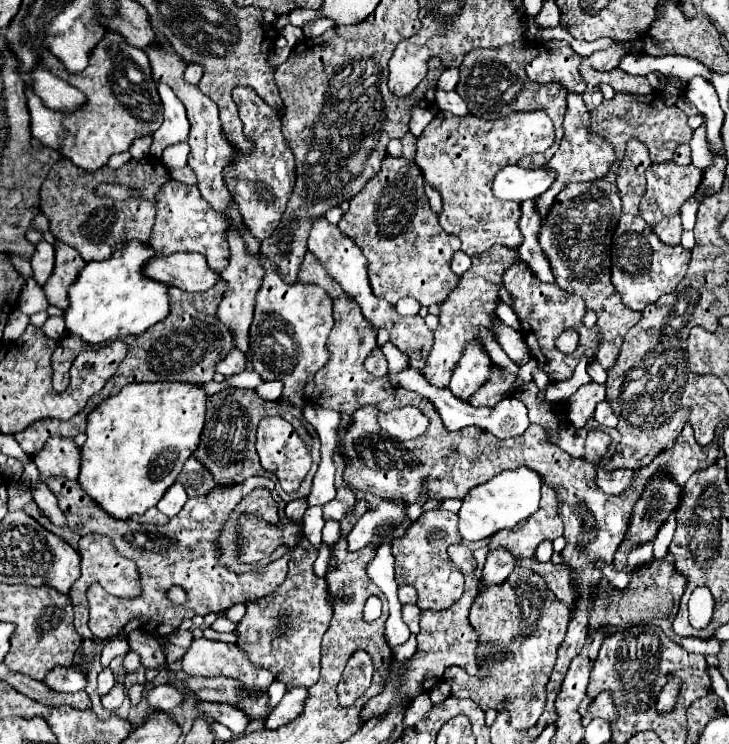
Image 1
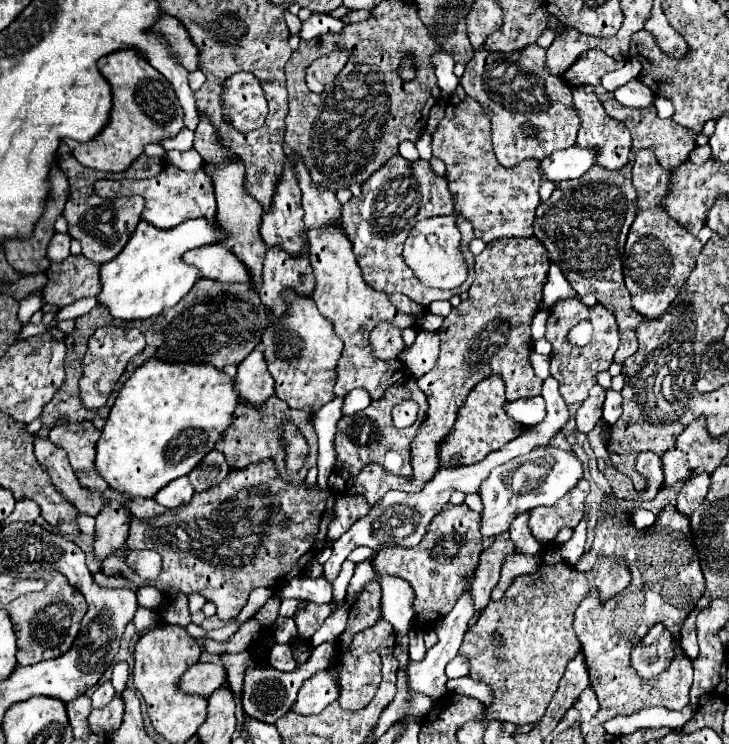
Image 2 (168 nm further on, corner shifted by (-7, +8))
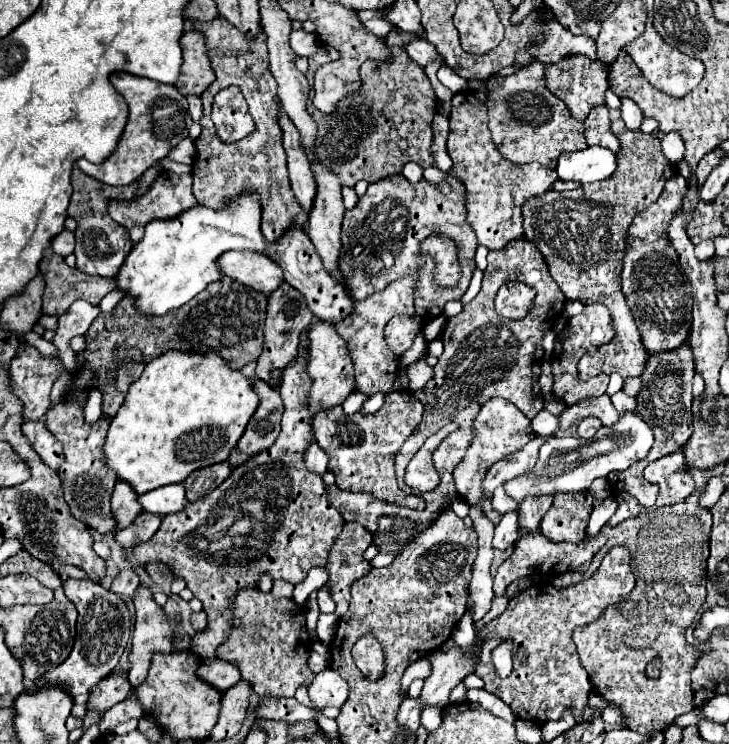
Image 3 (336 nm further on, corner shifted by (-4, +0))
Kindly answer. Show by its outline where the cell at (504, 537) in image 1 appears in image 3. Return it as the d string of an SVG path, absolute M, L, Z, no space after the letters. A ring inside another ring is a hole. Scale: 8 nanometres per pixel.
M589 492L555 496L553 506L541 520L541 534L555 542L581 542L585 538L585 526L591 512Z

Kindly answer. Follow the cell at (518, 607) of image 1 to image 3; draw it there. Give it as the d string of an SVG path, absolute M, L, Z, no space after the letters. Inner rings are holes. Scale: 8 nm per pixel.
M613 546L591 578L567 588L557 588L549 582L531 584L527 590L523 590L525 594L511 598L507 610L491 620L489 636L479 646L475 674L485 682L485 690L499 696L521 720L559 720L567 706L575 708L577 720L581 720L591 682L579 662L571 632L581 624L597 622L609 606L627 598L633 586L635 576L629 568L629 552L623 546ZM499 638L513 638L519 644L513 654L513 672L505 680L501 680L491 666L491 650Z

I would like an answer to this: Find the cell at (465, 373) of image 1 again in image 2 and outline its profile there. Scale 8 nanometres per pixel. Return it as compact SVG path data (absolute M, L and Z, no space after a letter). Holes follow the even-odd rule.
M500 376L482 380L482 384L478 384L474 392L470 392L470 400L466 400L466 404L460 408L454 426L446 434L450 436L448 452L452 452L450 454L452 458L456 458L456 466L470 466L484 460L490 452L502 448L506 442L514 440L524 430L520 422L512 420L506 414L504 404L506 404L506 396L504 396L504 384Z

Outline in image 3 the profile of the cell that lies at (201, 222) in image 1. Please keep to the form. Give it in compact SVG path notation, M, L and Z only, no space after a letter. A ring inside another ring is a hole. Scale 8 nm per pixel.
M161 172L161 174L155 178L153 186L151 186L147 192L143 192L141 196L133 198L133 200L129 200L129 202L127 202L127 200L111 200L111 204L107 206L109 216L111 216L115 222L119 222L121 226L125 226L125 228L129 230L133 242L139 242L141 230L145 228L147 222L151 222L151 220L171 220L171 218L175 218L175 216L179 216L179 214L183 214L183 212L187 212L187 210L199 206L199 202L197 202L195 196L193 196L191 184L193 184L191 174Z

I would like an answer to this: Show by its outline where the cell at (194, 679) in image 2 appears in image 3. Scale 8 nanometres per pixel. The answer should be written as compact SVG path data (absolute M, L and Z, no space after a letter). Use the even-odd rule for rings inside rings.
M203 660L203 664L197 670L197 676L211 684L213 688L219 688L219 692L225 692L227 688L231 688L233 684L237 684L241 680L241 672L235 664L225 662L225 660Z

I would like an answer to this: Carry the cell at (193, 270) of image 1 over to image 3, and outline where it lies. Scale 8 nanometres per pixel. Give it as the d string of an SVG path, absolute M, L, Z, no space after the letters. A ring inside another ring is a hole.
M225 252L219 260L219 270L231 280L239 280L239 284L247 284L257 292L269 294L283 282L281 268L259 252Z

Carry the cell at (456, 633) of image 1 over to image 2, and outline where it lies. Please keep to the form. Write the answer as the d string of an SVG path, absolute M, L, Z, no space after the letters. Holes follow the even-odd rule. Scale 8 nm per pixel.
M494 540L494 544L480 554L480 564L478 564L476 578L474 578L474 588L472 588L476 610L486 608L486 604L490 600L490 592L498 584L500 568L502 568L506 556L514 554L514 552L516 550L514 550L512 540Z

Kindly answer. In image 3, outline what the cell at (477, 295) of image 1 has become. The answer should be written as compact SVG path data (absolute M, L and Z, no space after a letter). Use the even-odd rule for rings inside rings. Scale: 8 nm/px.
M521 238L511 240L503 250L491 250L487 254L487 268L483 272L483 286L479 294L463 306L463 312L449 318L445 324L445 330L441 334L441 340L445 344L443 354L439 356L439 362L435 366L435 376L415 392L415 396L423 402L425 412L421 424L415 428L415 432L405 440L401 450L395 458L395 472L399 480L399 488L405 488L405 468L409 460L415 456L419 446L423 446L423 440L427 440L431 434L435 434L441 426L449 422L457 422L459 428L448 435L434 451L434 464L441 476L439 488L425 492L426 508L423 511L411 510L382 502L373 498L371 494L359 494L359 492L345 492L337 486L329 486L327 494L335 508L339 508L345 522L359 522L369 532L375 532L377 518L385 514L398 515L409 518L419 524L421 532L429 526L433 514L443 505L443 500L453 492L453 470L465 455L467 446L473 439L473 418L477 416L479 408L493 396L501 398L519 398L519 410L533 418L543 408L543 394L539 388L539 376L541 376L541 358L543 358L543 346L541 338L543 332L551 328L553 320L561 314L565 296L555 286L555 280L551 278L547 264L541 256L541 252L535 248L533 242ZM507 282L523 282L527 286L537 288L537 300L531 308L531 312L523 320L503 320L493 306L497 290Z

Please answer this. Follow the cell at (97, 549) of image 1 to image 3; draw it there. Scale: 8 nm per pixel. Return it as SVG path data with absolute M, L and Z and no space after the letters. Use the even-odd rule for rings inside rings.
M121 480L115 484L113 496L111 496L111 514L115 516L115 530L119 532L121 528L129 528L129 524L137 518L137 514L141 512L141 504L135 496L135 492L131 490L131 486L123 484Z

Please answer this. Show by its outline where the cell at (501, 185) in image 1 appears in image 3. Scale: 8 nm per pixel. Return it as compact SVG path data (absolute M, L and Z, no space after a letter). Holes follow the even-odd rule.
M589 146L579 152L565 152L557 160L559 180L591 184L615 172L615 154L603 146Z

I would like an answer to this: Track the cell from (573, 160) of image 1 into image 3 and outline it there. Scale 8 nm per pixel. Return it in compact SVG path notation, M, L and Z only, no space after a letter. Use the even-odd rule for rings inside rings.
M607 106L591 108L591 112L585 120L585 140L587 140L587 146L597 144L597 146L605 146L611 152L619 154L619 140L611 132L609 124L611 124L611 120L609 120Z

